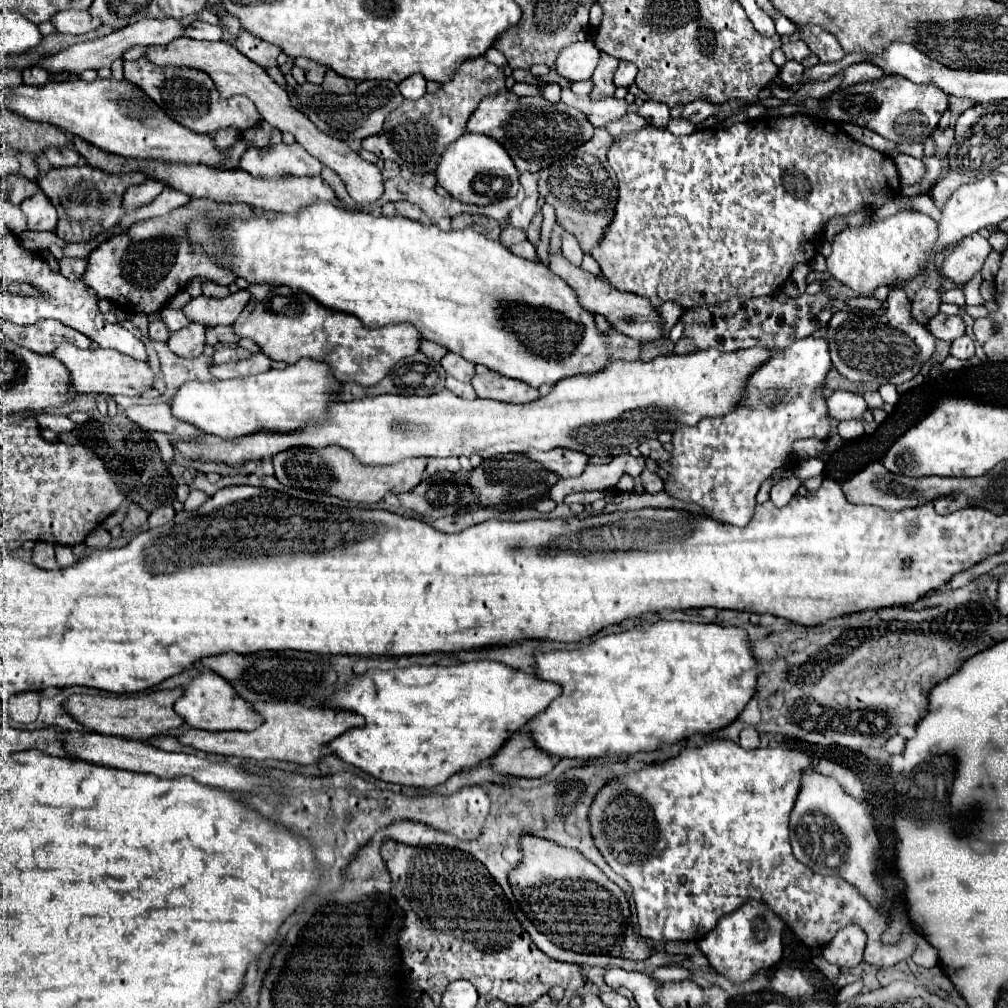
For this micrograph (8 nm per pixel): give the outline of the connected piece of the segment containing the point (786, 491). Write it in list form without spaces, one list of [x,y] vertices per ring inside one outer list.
[[[790,476],[790,478],[780,480],[778,484],[772,486],[770,498],[772,498],[772,502],[774,502],[776,506],[786,506],[800,486],[802,486],[802,480],[798,480],[796,476]]]

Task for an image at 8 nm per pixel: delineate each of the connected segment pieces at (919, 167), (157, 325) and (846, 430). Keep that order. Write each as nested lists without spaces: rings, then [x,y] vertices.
[[[898,154],[894,158],[894,164],[898,168],[900,174],[900,182],[902,186],[916,186],[922,182],[922,178],[926,176],[926,166],[922,160],[912,158],[908,154]]]
[[[152,320],[150,322],[150,328],[148,328],[148,336],[152,340],[158,340],[158,342],[166,342],[170,338],[170,330],[166,328],[166,324],[162,320]]]
[[[844,420],[838,424],[838,434],[842,440],[854,440],[864,434],[864,424],[862,420]]]

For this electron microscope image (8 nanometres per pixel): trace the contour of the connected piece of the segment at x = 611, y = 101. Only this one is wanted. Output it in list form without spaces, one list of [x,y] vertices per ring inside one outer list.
[[[562,88],[561,101],[568,106],[580,108],[594,128],[606,128],[608,122],[614,122],[626,114],[626,100],[616,98],[600,98],[590,100],[588,96],[576,96],[570,88]]]

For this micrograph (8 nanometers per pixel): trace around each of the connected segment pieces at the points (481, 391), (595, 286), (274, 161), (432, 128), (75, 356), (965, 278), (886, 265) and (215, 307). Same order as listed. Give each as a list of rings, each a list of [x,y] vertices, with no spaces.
[[[486,372],[486,374],[476,374],[472,378],[472,386],[478,394],[478,398],[490,398],[498,402],[510,402],[510,404],[526,404],[536,398],[540,398],[538,390],[514,380],[506,378],[498,372]]]
[[[548,252],[548,268],[552,274],[560,276],[566,284],[570,284],[576,294],[578,294],[578,302],[582,308],[594,312],[594,314],[602,314],[606,316],[606,320],[618,330],[622,332],[624,336],[628,338],[634,338],[638,342],[654,342],[654,340],[660,340],[664,336],[668,336],[668,332],[662,330],[662,318],[660,318],[660,312],[648,302],[648,298],[644,296],[638,296],[638,294],[632,294],[632,292],[620,292],[618,288],[614,288],[608,280],[600,278],[600,276],[594,276],[590,272],[584,272],[582,268],[574,266],[572,262],[568,262],[562,252]]]
[[[280,142],[274,148],[248,148],[238,168],[256,178],[278,178],[282,174],[304,177],[320,175],[322,164],[297,142],[291,145]]]
[[[478,56],[462,62],[454,78],[440,86],[436,94],[426,94],[420,100],[404,100],[394,112],[388,114],[380,134],[374,134],[362,140],[362,148],[376,154],[382,160],[394,160],[402,170],[406,168],[412,174],[434,174],[438,158],[444,154],[446,146],[456,142],[466,132],[466,122],[470,114],[478,108],[482,98],[498,94],[504,90],[504,72]]]
[[[62,344],[56,348],[54,356],[70,370],[70,386],[78,394],[104,394],[104,396],[142,396],[146,390],[152,388],[154,382],[154,372],[148,362],[138,362],[118,350],[110,348],[76,348],[72,344]]]
[[[980,234],[966,236],[960,246],[944,260],[942,274],[944,278],[950,278],[956,284],[966,284],[974,278],[976,272],[980,272],[984,260],[990,254],[990,244]]]
[[[898,212],[872,224],[846,228],[832,242],[832,254],[826,258],[828,272],[860,296],[870,296],[878,286],[902,286],[918,276],[934,238],[938,238],[938,226],[922,212]]]
[[[236,290],[226,298],[210,298],[200,294],[192,298],[182,310],[192,322],[198,322],[204,326],[234,324],[234,320],[250,300],[252,300],[252,294],[248,290]]]

